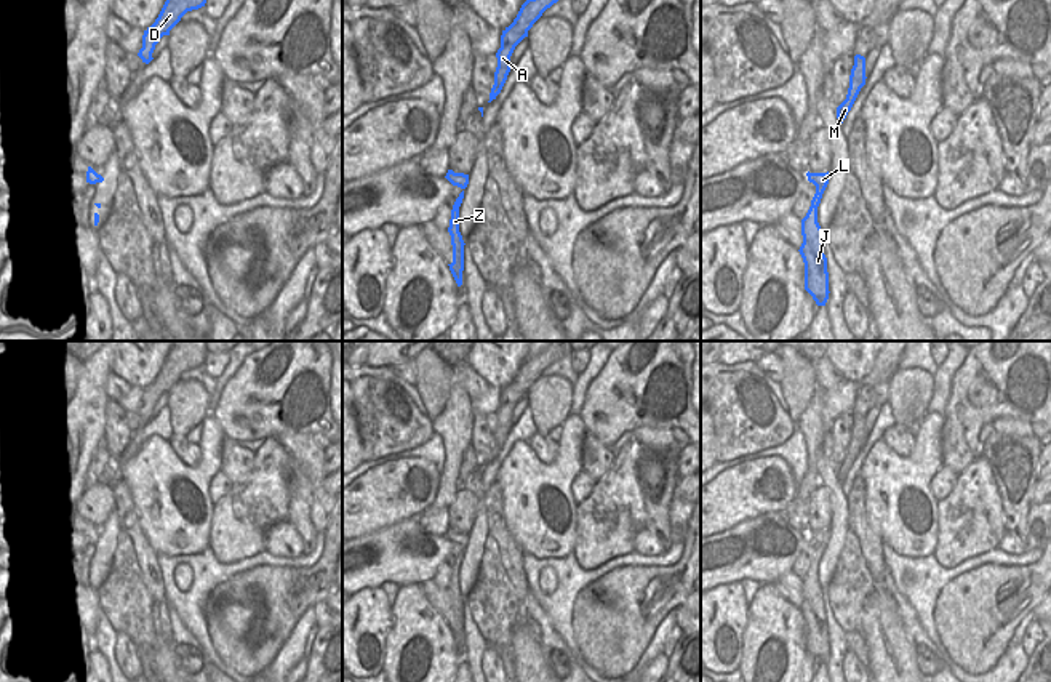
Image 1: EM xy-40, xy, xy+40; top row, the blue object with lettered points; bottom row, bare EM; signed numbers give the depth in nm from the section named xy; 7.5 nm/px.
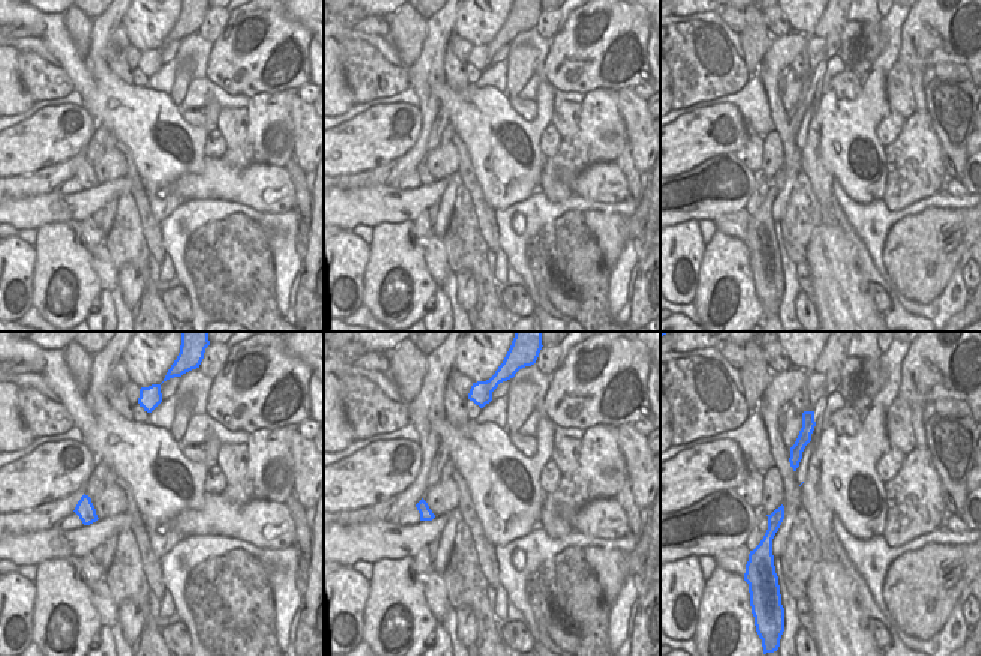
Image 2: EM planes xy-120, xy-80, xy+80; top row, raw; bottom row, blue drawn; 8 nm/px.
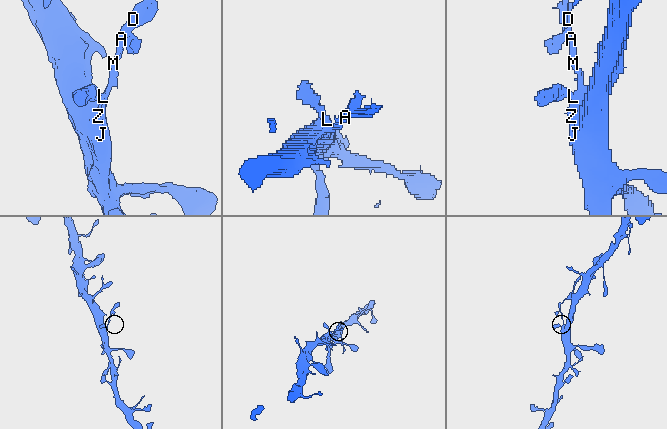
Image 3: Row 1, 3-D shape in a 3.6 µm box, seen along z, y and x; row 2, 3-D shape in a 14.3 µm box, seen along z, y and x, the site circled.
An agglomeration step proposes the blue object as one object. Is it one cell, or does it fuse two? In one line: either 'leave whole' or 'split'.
leave whole

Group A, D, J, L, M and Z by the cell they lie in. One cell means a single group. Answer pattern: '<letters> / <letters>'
A D J L M Z

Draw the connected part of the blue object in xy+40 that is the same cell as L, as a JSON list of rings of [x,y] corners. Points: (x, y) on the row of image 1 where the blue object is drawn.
[[[806,173],[808,181],[816,186],[816,194],[806,216],[801,219],[803,243],[800,255],[805,263],[805,290],[813,296],[817,306],[825,306],[829,299],[829,272],[824,255],[822,229],[817,223],[817,207],[829,184],[827,173]]]

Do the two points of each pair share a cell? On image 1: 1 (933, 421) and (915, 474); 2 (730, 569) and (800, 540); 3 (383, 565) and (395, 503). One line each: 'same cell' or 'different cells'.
1: same cell
2: same cell
3: different cells

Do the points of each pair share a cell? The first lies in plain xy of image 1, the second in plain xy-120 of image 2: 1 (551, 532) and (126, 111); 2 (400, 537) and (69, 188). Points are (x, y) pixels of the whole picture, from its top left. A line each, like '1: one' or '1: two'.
1: one
2: two

